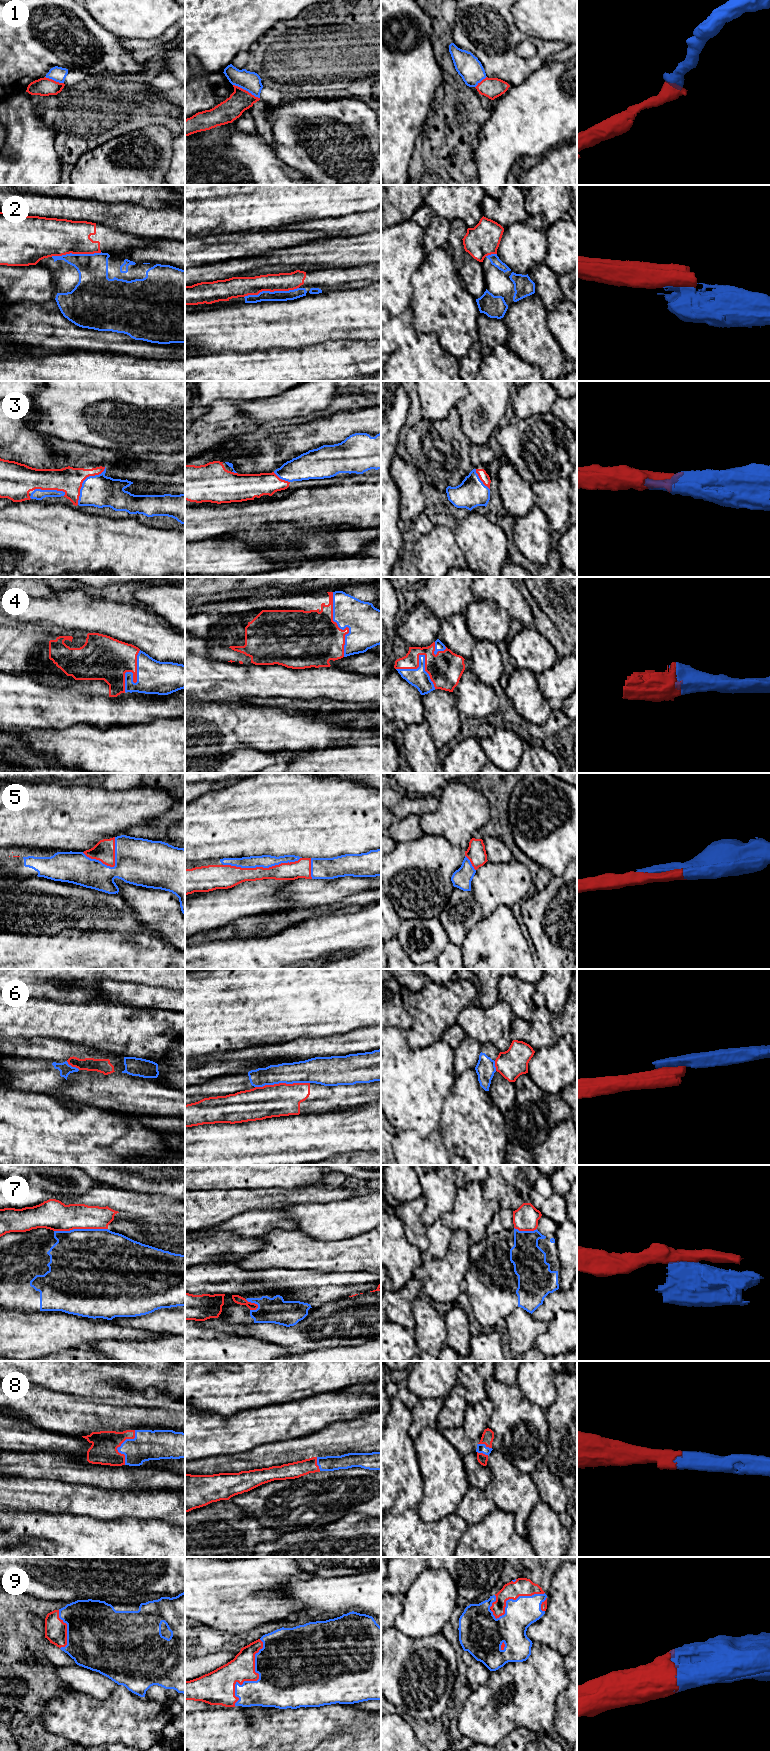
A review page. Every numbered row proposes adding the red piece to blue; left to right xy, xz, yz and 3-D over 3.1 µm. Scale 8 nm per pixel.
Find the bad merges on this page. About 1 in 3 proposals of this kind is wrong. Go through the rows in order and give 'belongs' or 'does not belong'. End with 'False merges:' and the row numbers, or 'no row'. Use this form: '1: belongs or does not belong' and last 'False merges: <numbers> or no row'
1: does not belong
2: does not belong
3: belongs
4: belongs
5: belongs
6: does not belong
7: does not belong
8: belongs
9: belongs
False merges: 1, 2, 6, 7

